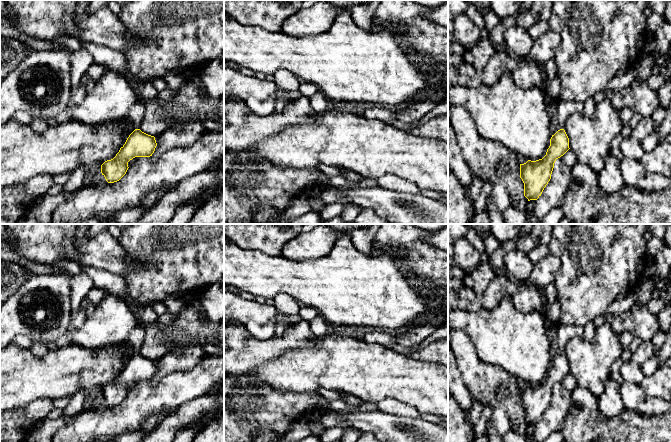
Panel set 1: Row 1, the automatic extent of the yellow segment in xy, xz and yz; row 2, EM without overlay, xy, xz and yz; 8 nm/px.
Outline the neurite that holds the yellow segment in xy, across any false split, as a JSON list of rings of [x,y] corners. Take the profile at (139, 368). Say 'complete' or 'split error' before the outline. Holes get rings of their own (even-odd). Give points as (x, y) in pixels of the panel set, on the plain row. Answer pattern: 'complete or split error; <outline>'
complete; [[[135,353],[116,380],[101,389],[101,397],[108,407],[119,405],[128,394],[128,386],[135,381],[150,381],[157,370],[154,360]]]

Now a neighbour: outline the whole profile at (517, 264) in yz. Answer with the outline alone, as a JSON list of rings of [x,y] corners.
[[[518,249],[511,250],[506,252],[503,262],[504,269],[502,272],[513,277],[515,282],[529,282],[534,264],[529,259],[527,253]]]

